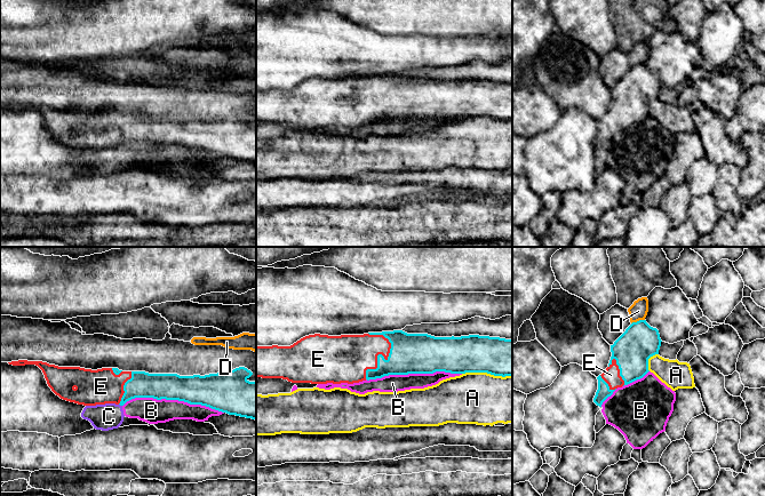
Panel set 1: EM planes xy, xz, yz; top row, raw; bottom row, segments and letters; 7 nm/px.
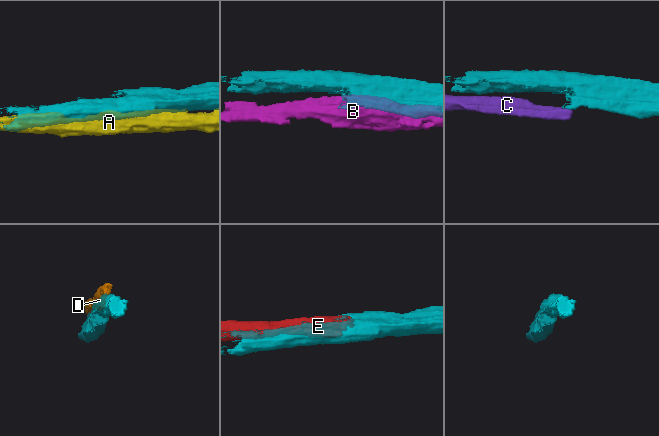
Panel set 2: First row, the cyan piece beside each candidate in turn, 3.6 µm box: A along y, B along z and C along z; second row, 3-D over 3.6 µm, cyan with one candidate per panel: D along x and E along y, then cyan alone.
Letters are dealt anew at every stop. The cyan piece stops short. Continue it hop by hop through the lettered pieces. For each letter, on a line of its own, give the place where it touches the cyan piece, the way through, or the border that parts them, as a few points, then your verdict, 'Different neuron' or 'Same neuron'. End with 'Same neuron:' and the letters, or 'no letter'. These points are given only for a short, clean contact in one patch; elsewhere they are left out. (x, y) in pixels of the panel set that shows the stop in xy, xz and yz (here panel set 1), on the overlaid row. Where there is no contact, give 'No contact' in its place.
A: Touches cyan at xz (487, 373). Different neuron
B: Touches cyan at xy (173, 399). Different neuron
C: Touches cyan at xy (120, 405). Boundary: xy (119, 404), (121, 406). Different neuron
D: Touches cyan at yz (637, 321). Different neuron
E: Touches cyan at xz (379, 354). Same neuron
Same neuron: E

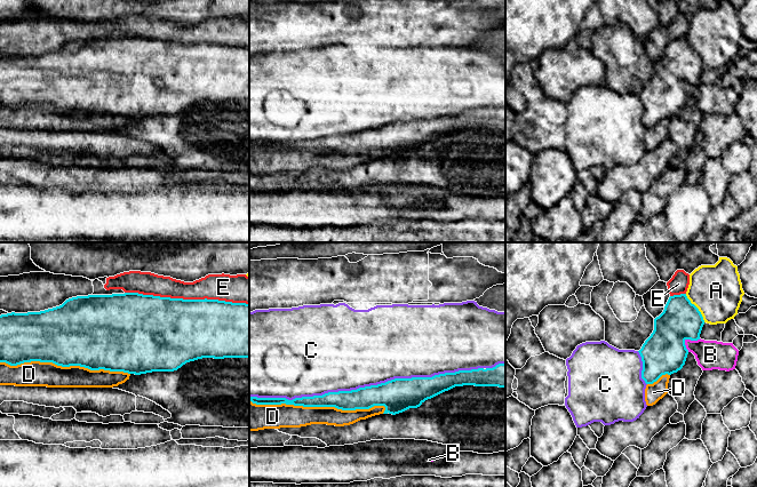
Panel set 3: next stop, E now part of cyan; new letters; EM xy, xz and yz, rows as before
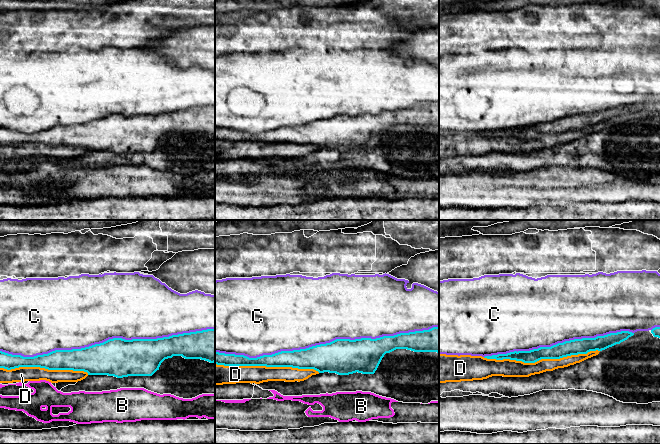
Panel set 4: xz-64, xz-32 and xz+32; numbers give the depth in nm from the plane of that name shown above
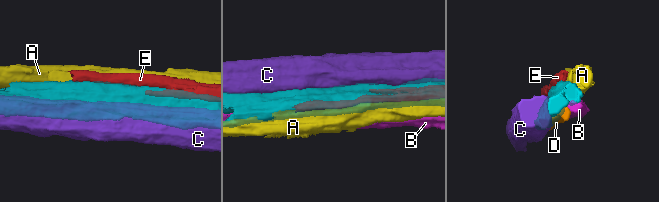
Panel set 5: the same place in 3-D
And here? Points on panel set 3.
A: Touches cyan at yz (696, 308). Different neuron
B: Touches cyan at yz (687, 338). Different neuron
C: Touches cyan at xz (366, 386). Different neuron
D: Touches cyan at xz (318, 406). Different neuron
E: Touches cyan at xy (186, 300). Different neuron
Same neuron: no letter

